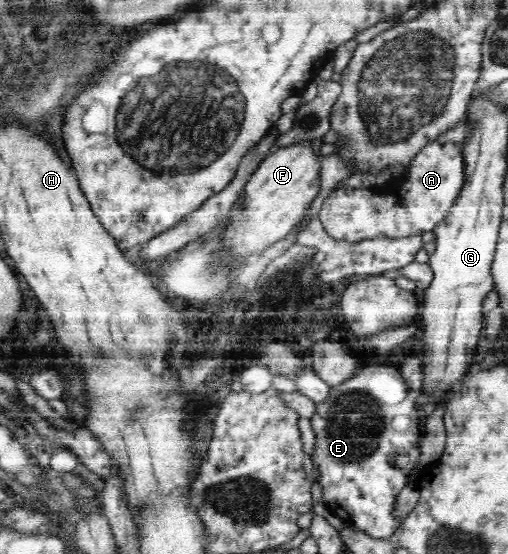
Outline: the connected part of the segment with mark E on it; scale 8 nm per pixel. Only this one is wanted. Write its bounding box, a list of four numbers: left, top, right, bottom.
[310,365,423,538]

